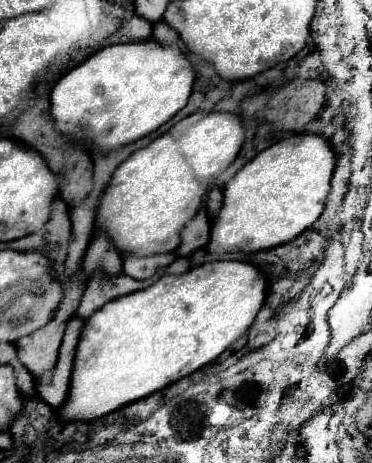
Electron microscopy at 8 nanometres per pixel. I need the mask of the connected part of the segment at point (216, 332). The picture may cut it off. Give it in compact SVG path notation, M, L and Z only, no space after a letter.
M214 261L192 267L182 275L164 275L148 289L130 293L130 297L120 297L118 301L104 305L102 311L98 311L98 315L94 315L82 327L68 399L64 407L58 409L60 417L68 421L102 417L122 405L144 399L150 393L160 391L216 361L228 347L246 335L254 323L264 303L266 277L268 273L252 263Z

